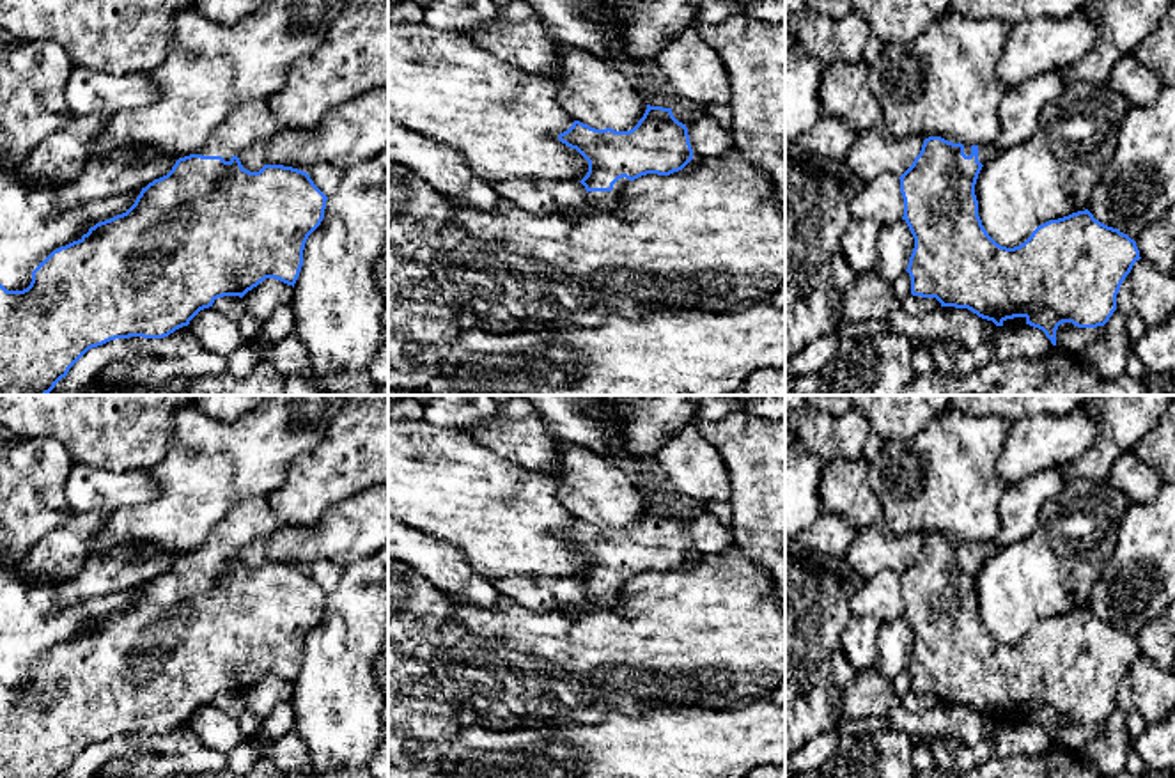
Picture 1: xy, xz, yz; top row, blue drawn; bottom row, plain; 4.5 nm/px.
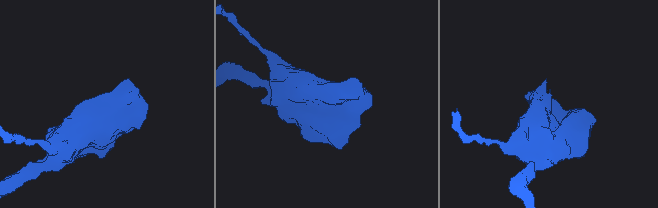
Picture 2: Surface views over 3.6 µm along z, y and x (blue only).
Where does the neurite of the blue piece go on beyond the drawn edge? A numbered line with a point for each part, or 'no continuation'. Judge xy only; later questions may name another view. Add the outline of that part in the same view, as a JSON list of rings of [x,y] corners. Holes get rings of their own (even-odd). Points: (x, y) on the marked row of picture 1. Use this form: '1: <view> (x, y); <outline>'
1: xy (254, 121); [[[252,101],[232,112],[195,154],[222,156],[230,161],[253,142],[268,140],[282,129],[268,101]]]

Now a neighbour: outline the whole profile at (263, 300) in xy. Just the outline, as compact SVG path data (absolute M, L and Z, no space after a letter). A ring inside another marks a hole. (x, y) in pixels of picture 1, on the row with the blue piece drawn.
M266 278L257 287L243 296L248 314L261 321L266 321L278 307L291 305L292 285L287 285L275 278Z

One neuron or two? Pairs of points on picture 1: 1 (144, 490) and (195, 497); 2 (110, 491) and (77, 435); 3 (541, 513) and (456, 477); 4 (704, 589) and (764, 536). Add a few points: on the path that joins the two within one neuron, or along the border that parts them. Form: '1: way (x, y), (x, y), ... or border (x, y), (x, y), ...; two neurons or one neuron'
1: border (151, 470), (158, 491), (140, 504), (119, 507); two neurons
2: border (75, 461), (116, 472), (139, 468); two neurons
3: way (520, 513), (493, 513), (477, 498); one neuron
4: border (736, 544), (766, 573); two neurons

